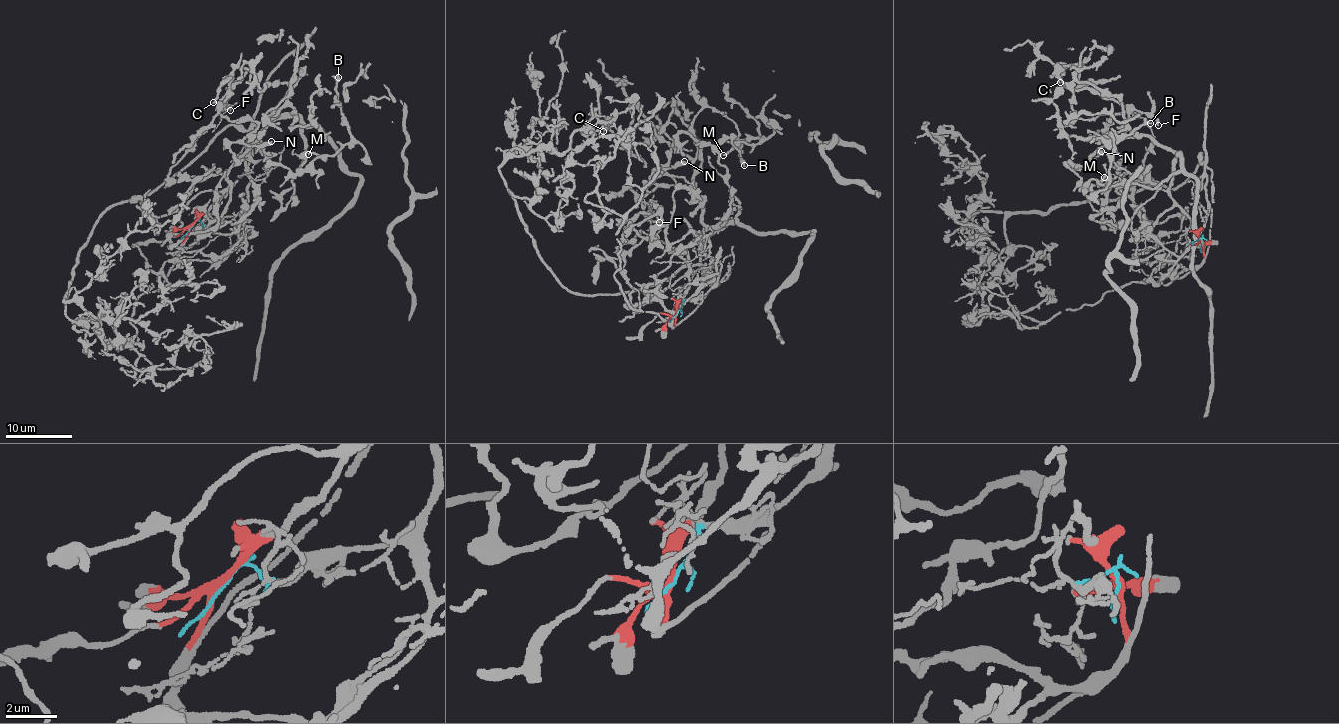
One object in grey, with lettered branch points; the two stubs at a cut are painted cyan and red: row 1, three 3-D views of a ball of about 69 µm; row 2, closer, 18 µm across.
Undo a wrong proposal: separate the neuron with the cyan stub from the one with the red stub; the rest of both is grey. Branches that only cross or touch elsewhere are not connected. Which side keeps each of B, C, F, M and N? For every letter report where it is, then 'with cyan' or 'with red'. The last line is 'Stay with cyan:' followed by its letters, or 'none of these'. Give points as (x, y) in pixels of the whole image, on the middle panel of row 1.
B: at (744, 165); with red
C: at (603, 131); with red
F: at (659, 222); with red
M: at (723, 155); with red
N: at (684, 161); with red
Stay with cyan: none of these

